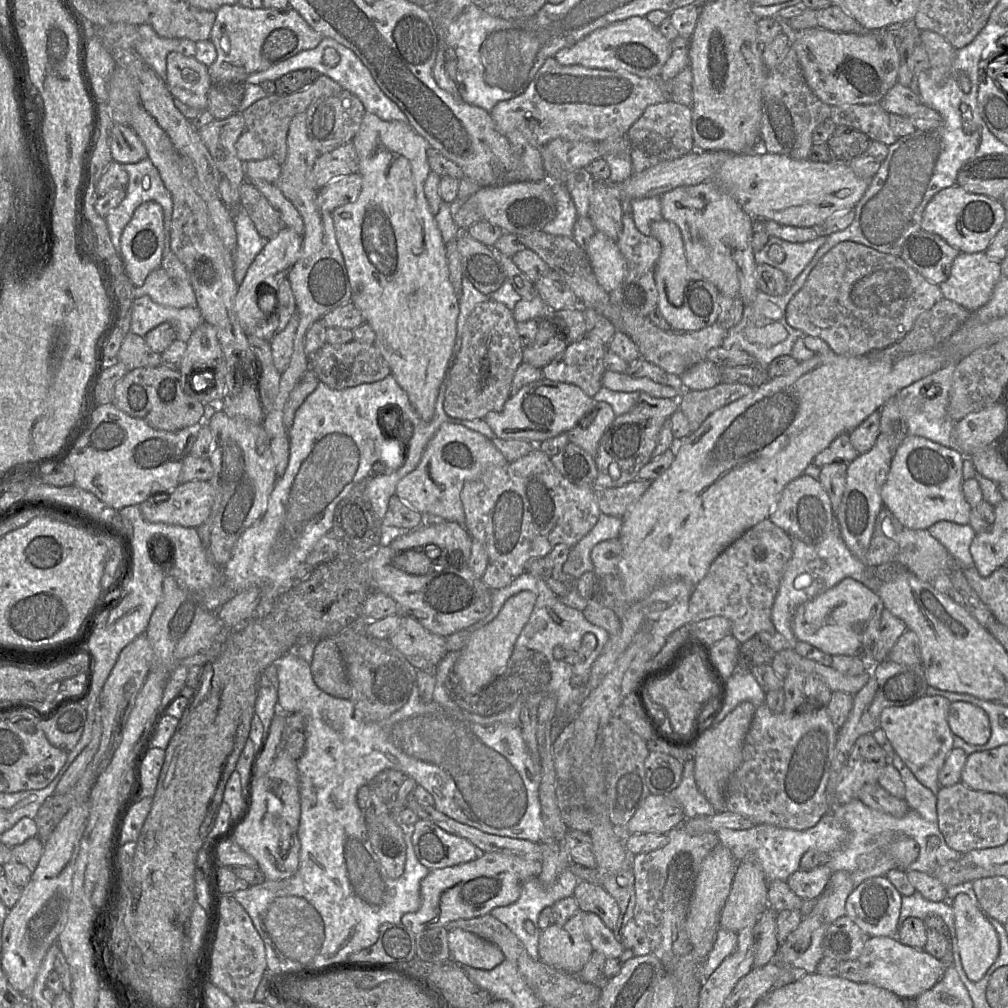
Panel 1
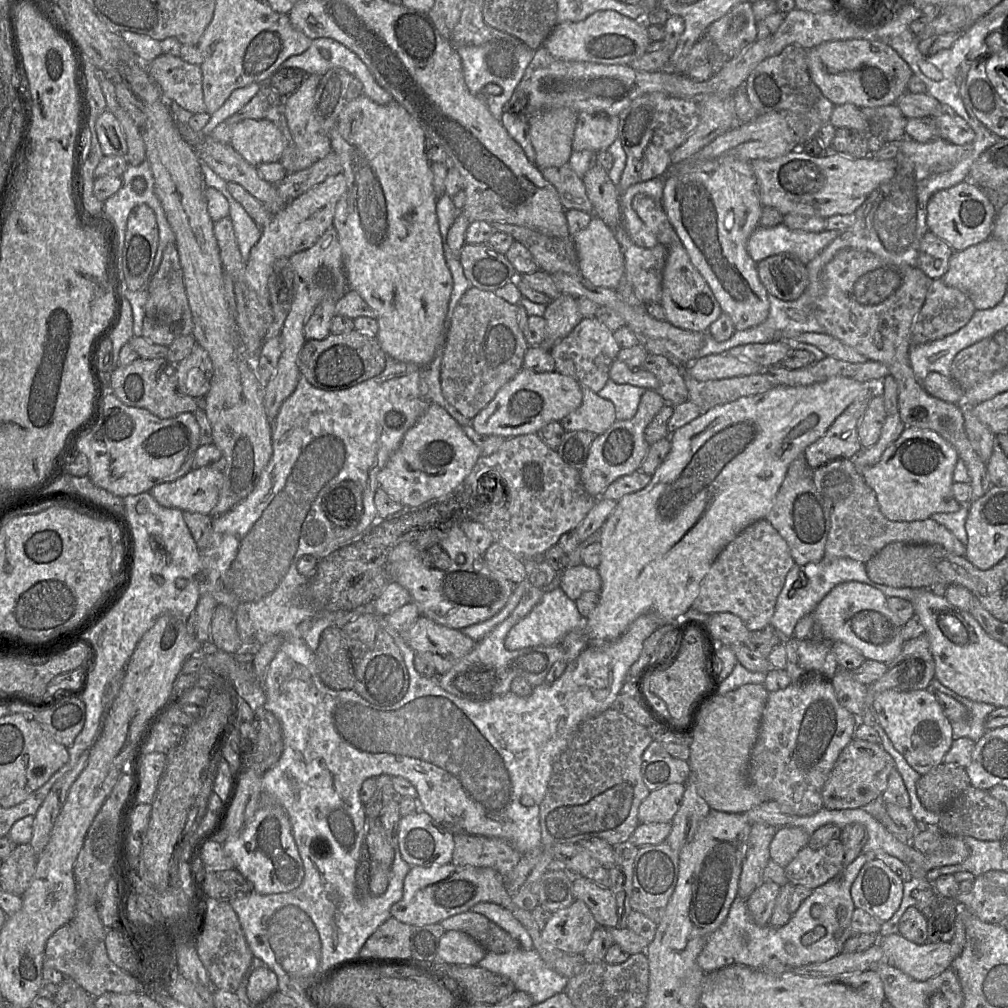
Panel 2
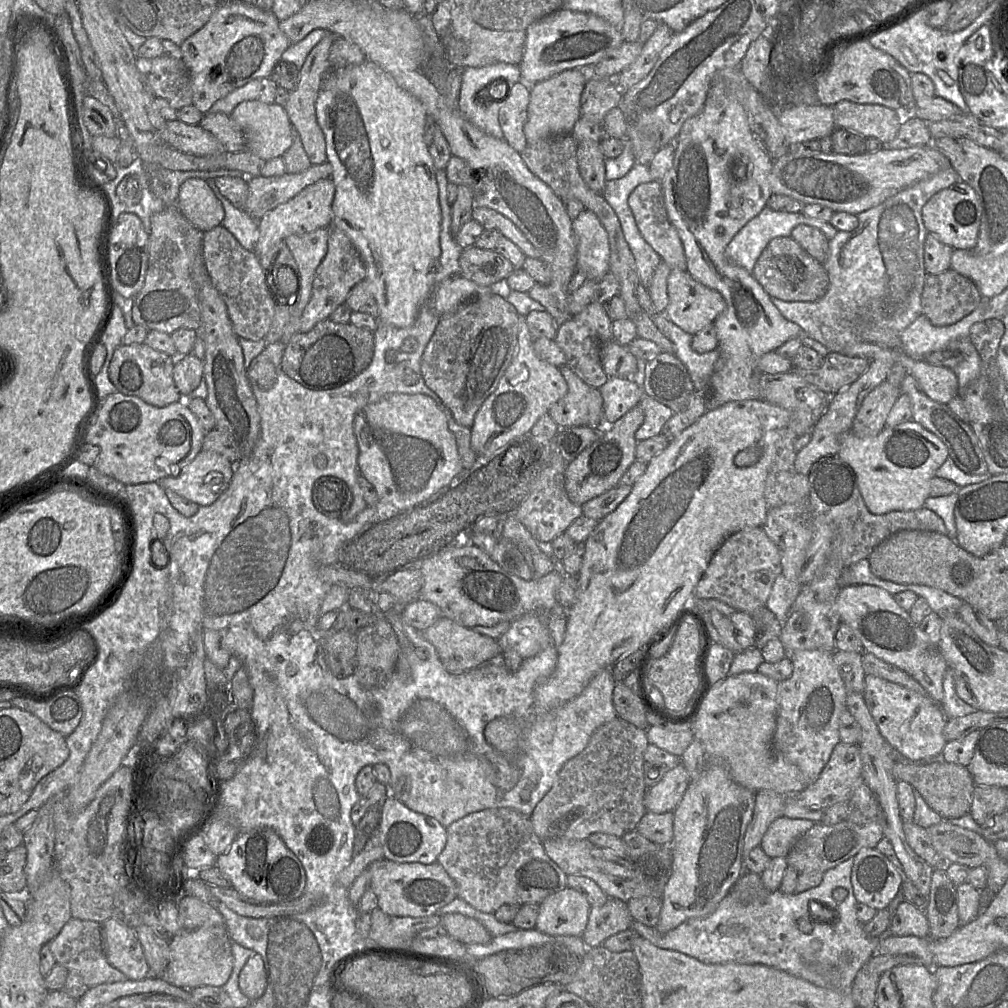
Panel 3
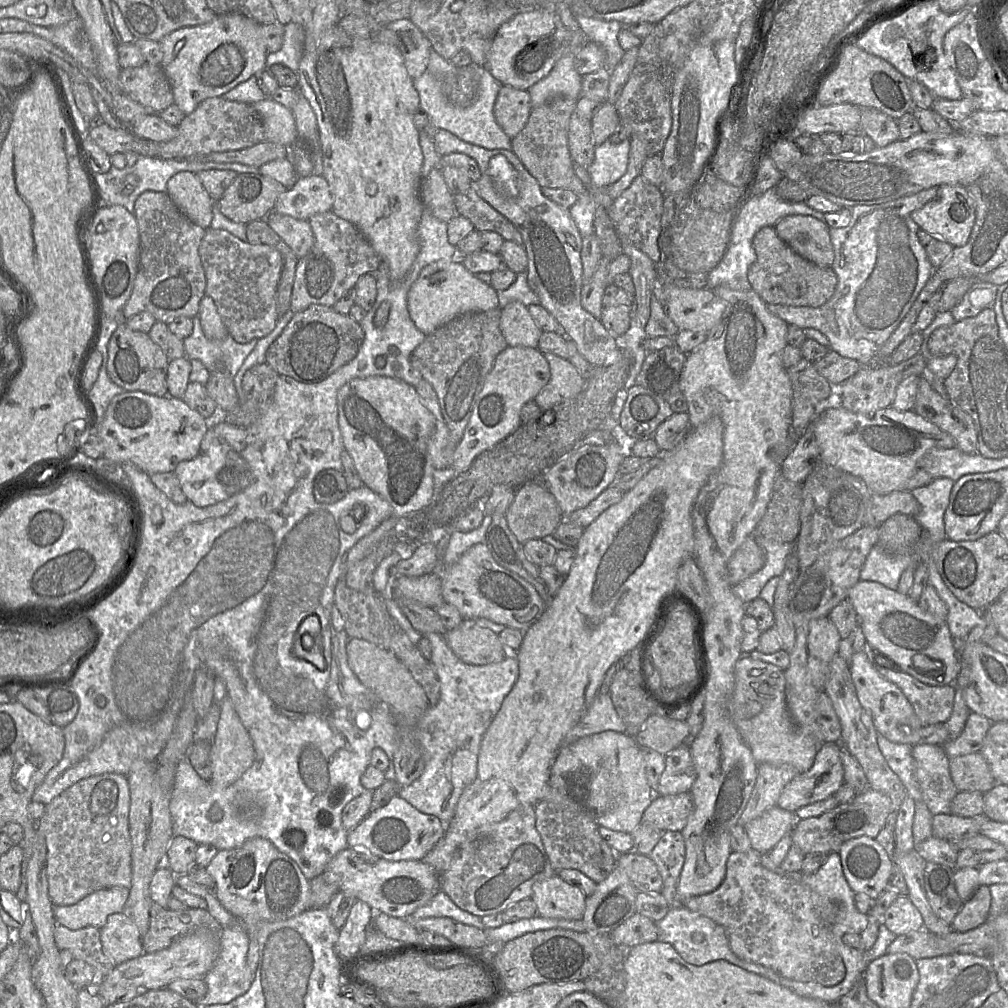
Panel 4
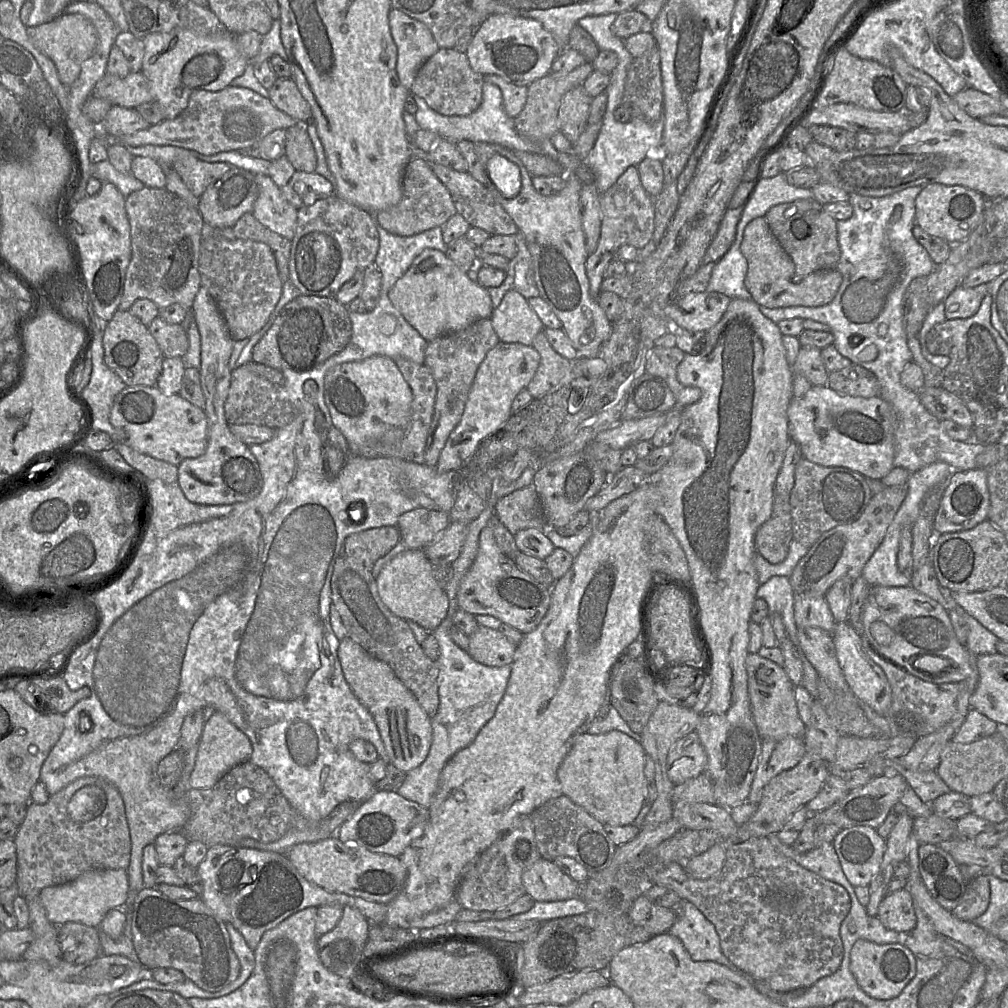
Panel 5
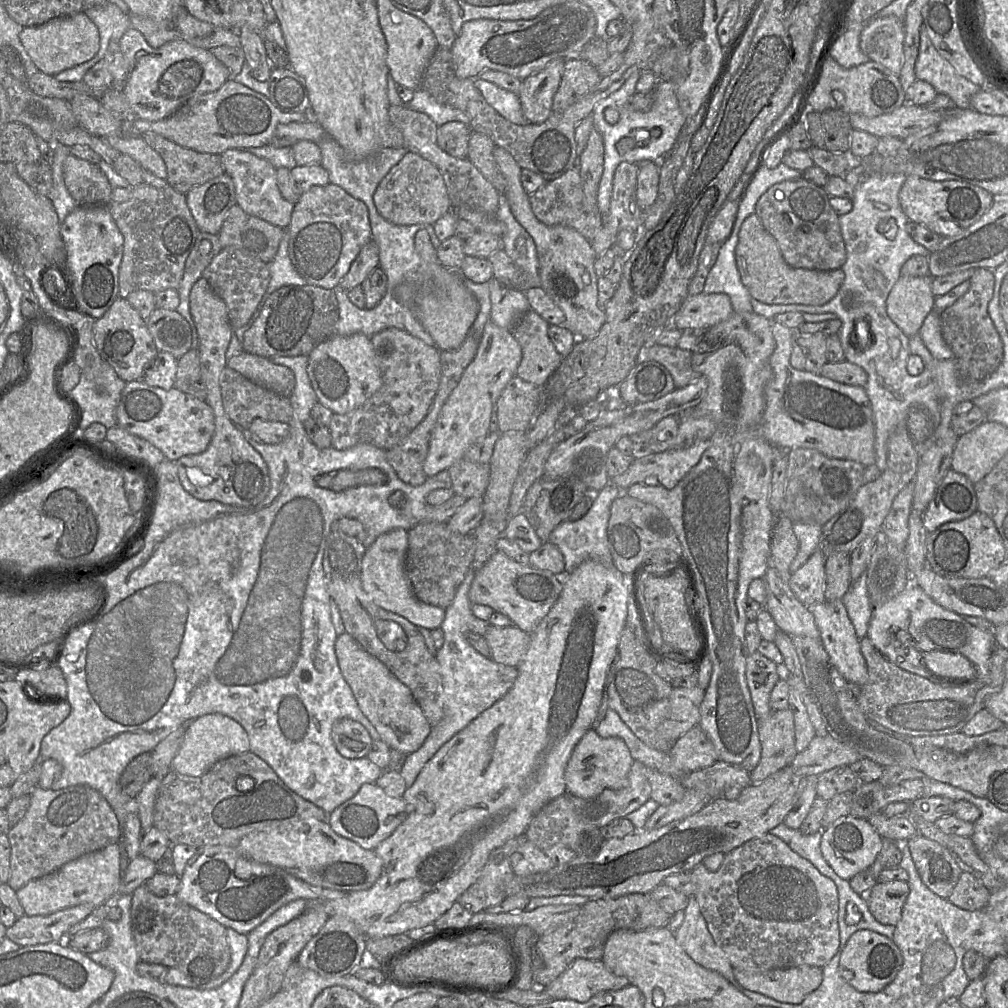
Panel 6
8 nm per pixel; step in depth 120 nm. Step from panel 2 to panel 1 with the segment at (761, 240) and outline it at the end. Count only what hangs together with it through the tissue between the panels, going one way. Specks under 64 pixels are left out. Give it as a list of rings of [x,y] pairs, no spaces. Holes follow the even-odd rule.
[[[819,235],[815,240],[805,242],[789,242],[778,237],[770,237],[762,249],[754,252],[755,261],[757,264],[768,264],[780,269],[787,280],[793,283],[826,242],[826,237]],[[773,245],[783,249],[785,257],[782,262],[769,257],[768,252]]]

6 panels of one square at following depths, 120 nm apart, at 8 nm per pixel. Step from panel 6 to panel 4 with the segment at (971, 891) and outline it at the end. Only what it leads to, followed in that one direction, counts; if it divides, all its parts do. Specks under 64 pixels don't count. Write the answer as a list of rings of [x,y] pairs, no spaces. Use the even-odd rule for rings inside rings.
[[[979,885],[969,900],[962,904],[951,926],[953,931],[965,933],[989,918],[991,894],[989,886]]]

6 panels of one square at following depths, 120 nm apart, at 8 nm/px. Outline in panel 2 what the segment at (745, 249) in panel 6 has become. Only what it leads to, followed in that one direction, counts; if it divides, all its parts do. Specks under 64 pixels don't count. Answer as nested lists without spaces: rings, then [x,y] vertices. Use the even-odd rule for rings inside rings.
[[[781,253],[757,263],[757,272],[767,292],[783,301],[797,300],[809,285],[807,265]]]

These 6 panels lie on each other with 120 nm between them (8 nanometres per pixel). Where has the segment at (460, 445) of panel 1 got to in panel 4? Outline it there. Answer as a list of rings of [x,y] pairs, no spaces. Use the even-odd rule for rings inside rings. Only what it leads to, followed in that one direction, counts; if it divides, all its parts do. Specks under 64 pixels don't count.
[[[371,376],[367,378],[355,378],[343,385],[337,393],[338,424],[345,449],[353,460],[355,469],[365,486],[385,499],[393,508],[394,518],[398,521],[411,517],[420,510],[424,510],[433,500],[435,467],[428,455],[428,440],[435,430],[435,418],[423,405],[415,388],[401,379],[386,376]]]

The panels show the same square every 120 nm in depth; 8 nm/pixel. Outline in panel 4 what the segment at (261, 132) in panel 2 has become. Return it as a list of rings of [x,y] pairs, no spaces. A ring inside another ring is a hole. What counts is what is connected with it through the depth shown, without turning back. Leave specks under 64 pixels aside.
[[[271,97],[252,104],[260,115],[264,129],[265,140],[289,148],[299,139],[296,121],[291,109],[274,101]]]

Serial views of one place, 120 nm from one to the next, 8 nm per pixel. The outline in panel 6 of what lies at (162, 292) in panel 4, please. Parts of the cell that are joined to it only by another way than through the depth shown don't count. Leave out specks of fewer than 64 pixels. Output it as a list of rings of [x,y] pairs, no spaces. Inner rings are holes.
[[[143,183],[133,187],[127,201],[110,202],[109,210],[124,238],[119,268],[119,296],[127,298],[135,290],[156,293],[169,288],[178,289],[186,260],[199,232],[185,194],[177,192],[169,184],[164,188],[155,188]]]

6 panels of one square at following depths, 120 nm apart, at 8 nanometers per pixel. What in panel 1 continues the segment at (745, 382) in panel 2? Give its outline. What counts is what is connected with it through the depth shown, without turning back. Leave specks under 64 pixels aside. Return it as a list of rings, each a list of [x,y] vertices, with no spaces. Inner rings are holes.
[[[719,383],[706,390],[684,390],[679,408],[689,421],[690,432],[696,431],[713,412],[741,399],[754,391],[742,383]]]

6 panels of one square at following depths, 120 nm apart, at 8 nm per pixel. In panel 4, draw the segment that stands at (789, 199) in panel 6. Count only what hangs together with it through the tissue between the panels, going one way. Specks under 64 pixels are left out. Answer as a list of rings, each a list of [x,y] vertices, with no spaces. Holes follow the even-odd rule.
[[[788,215],[774,228],[779,238],[801,257],[818,266],[831,267],[834,249],[825,221],[808,215]]]

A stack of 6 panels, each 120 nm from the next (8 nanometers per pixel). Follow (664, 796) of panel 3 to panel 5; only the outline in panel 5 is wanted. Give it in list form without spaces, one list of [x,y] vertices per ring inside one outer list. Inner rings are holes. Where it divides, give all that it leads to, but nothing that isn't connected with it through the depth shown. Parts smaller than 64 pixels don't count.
[[[695,731],[677,740],[668,753],[667,774],[674,785],[705,772],[708,756]]]

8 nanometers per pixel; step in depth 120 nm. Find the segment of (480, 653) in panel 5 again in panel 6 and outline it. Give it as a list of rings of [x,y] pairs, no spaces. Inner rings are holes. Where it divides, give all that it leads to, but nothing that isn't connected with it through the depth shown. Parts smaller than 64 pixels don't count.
[[[489,625],[483,636],[491,650],[491,659],[499,664],[517,667],[530,645],[530,634],[516,626],[496,627]]]

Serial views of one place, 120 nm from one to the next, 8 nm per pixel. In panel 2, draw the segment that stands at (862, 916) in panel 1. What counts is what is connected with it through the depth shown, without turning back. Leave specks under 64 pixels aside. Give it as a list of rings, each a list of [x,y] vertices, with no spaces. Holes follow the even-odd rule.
[[[869,855],[855,878],[850,893],[855,908],[862,909],[885,922],[899,908],[903,882],[882,861]]]

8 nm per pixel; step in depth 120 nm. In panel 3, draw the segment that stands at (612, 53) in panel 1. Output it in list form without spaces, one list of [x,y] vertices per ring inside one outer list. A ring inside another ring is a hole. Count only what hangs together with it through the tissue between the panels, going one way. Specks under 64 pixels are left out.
[[[564,7],[534,22],[526,29],[524,53],[519,68],[521,80],[528,86],[546,80],[558,73],[571,69],[590,69],[596,63],[608,56],[624,42],[622,33],[616,30],[608,21],[590,13],[575,12]]]

